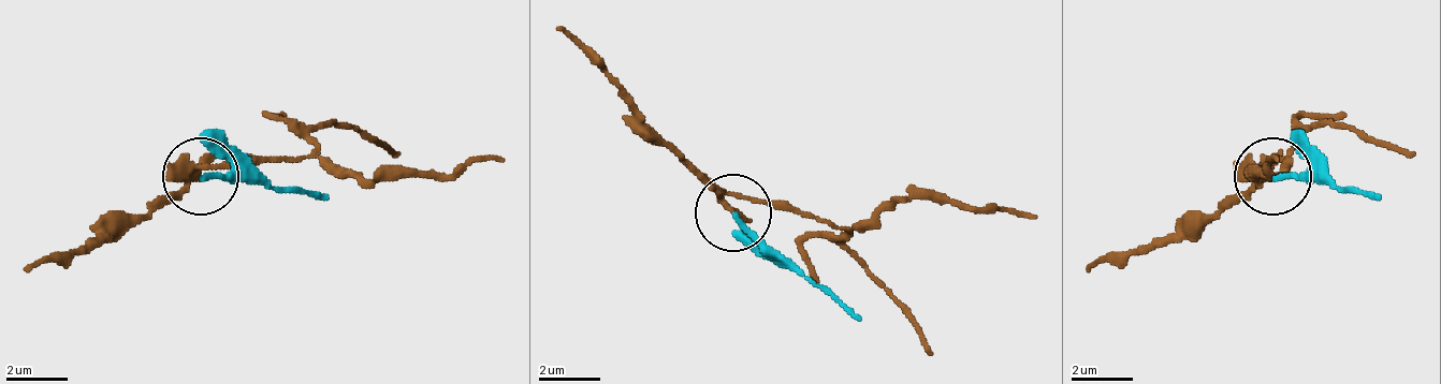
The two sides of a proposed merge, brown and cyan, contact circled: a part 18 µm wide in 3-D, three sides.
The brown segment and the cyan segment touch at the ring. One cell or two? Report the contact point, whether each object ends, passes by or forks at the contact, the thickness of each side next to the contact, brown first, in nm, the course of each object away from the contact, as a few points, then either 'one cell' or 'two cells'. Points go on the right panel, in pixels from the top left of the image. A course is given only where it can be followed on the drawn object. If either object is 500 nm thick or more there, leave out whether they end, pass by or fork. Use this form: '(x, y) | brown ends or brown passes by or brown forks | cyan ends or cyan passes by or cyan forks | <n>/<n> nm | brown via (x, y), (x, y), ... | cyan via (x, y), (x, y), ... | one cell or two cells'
(1272, 176) | brown forks | cyan ends | 170/160 nm | brown via (1270, 178), (1255, 163), (1286, 154), (1263, 178), (1255, 178), (1279, 163) | cyan via (1270, 178), (1333, 178), (1379, 201) | two cells

